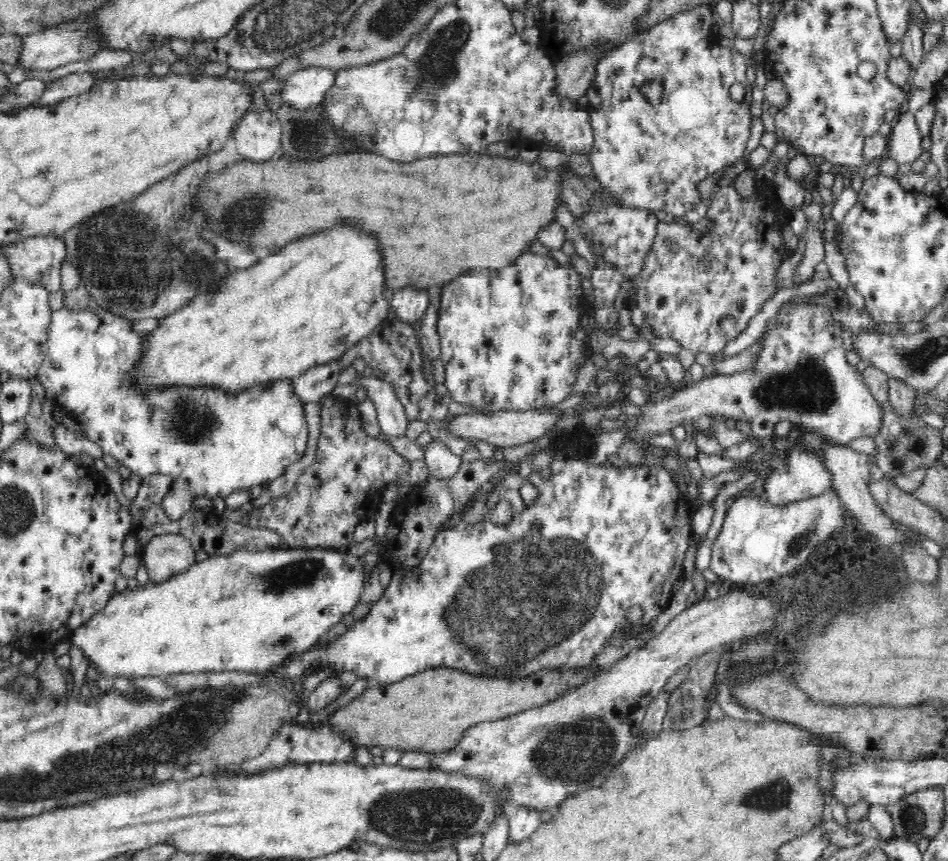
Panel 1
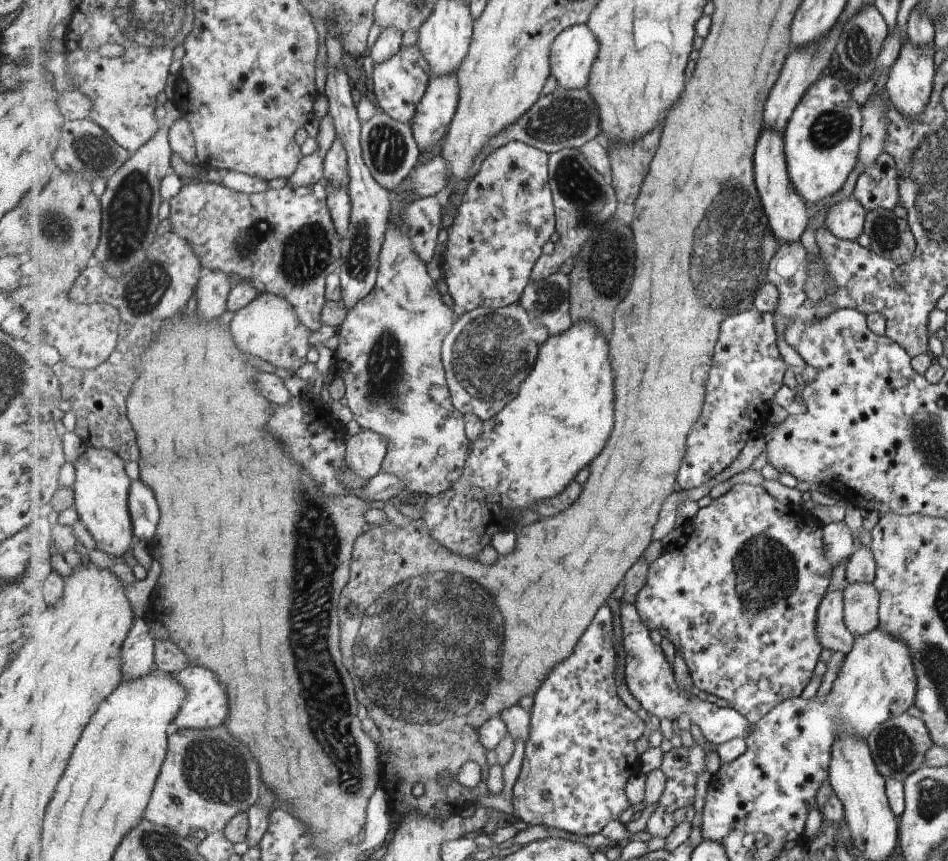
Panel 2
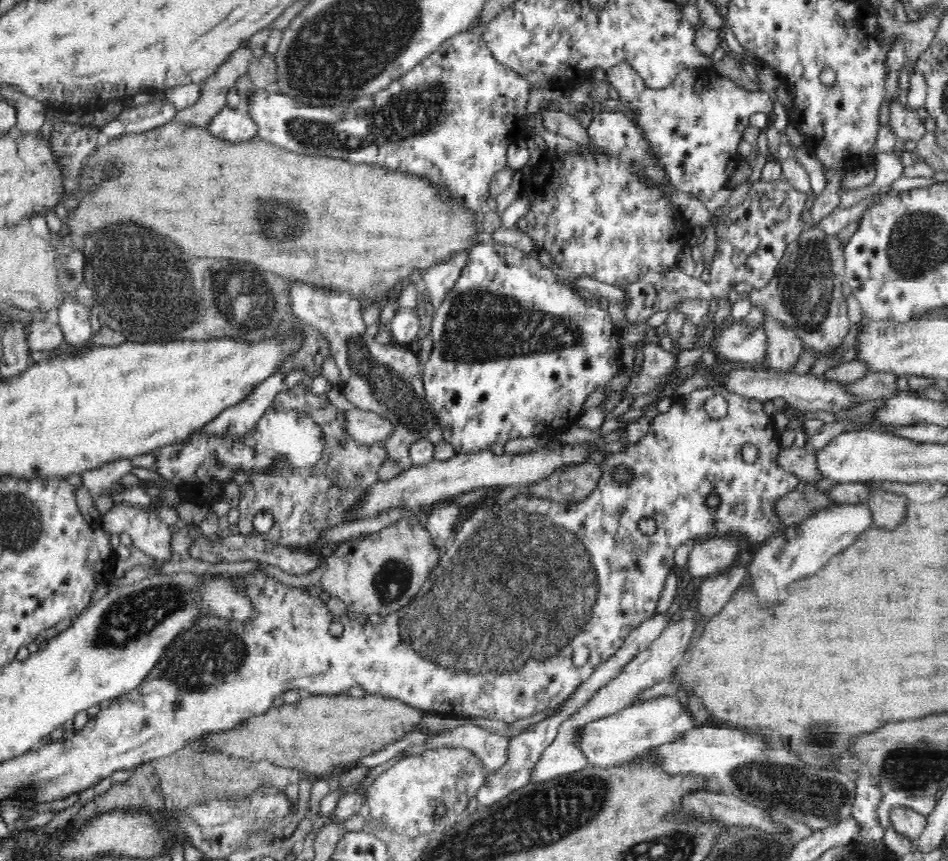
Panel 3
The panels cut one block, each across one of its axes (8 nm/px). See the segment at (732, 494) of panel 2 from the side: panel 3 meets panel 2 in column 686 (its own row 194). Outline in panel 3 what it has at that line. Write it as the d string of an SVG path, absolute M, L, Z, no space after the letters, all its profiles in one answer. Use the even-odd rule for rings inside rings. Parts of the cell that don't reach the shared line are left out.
M596 113L591 118L590 126L588 126L588 133L592 137L592 143L594 143L594 150L589 152L586 146L579 145L578 153L566 154L560 161L560 184L554 186L554 190L550 190L550 198L548 198L548 204L536 204L531 202L529 205L528 213L525 216L519 218L515 225L519 230L528 235L533 240L534 246L537 250L545 250L551 254L552 259L558 264L566 273L573 273L578 277L591 277L604 284L610 285L627 285L635 284L640 281L646 274L664 274L672 269L676 268L678 260L678 254L686 246L692 237L692 226L686 218L683 218L682 213L675 209L674 206L668 201L664 192L660 187L650 187L650 184L646 184L646 180L653 180L654 182L667 182L667 178L663 176L663 170L659 168L659 164L653 162L653 156L649 152L649 146L647 142L641 138L641 134L637 132L635 124L622 113Z

